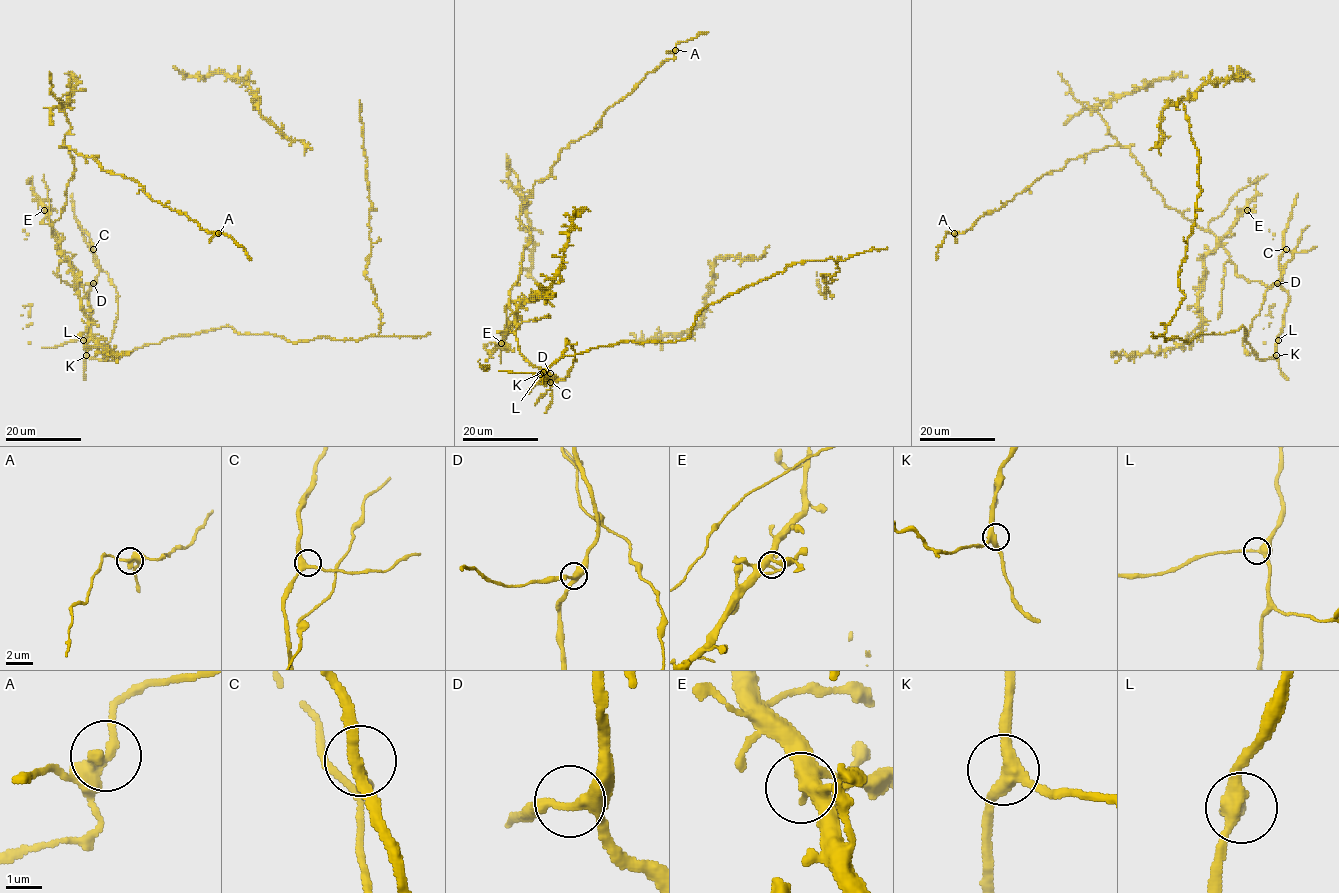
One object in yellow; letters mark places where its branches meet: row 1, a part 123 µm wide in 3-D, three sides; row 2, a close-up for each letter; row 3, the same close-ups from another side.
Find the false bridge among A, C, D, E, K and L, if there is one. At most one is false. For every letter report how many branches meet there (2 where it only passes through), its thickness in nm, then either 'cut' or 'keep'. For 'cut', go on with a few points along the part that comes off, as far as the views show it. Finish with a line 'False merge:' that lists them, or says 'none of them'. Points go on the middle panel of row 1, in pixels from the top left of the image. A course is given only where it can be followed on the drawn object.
A: 3 | 320 nm | keep
C: 3 | 320 nm | keep
D: 3 | 260 nm | keep
E: 3 | 360 nm | keep
K: 3 | 360 nm | keep
L: 3 | 280 nm | keep
False merge: none of them

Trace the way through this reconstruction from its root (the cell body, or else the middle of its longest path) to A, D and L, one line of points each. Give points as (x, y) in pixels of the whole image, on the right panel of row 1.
A: (1245, 336), (1274, 356), (1288, 293), (1238, 276), (1129, 147), (1071, 159), (954, 234)
D: (1245, 336), (1260, 361), (1274, 356), (1288, 303), (1288, 293), (1277, 283)
L: (1245, 336), (1260, 361), (1274, 356), (1278, 340)

